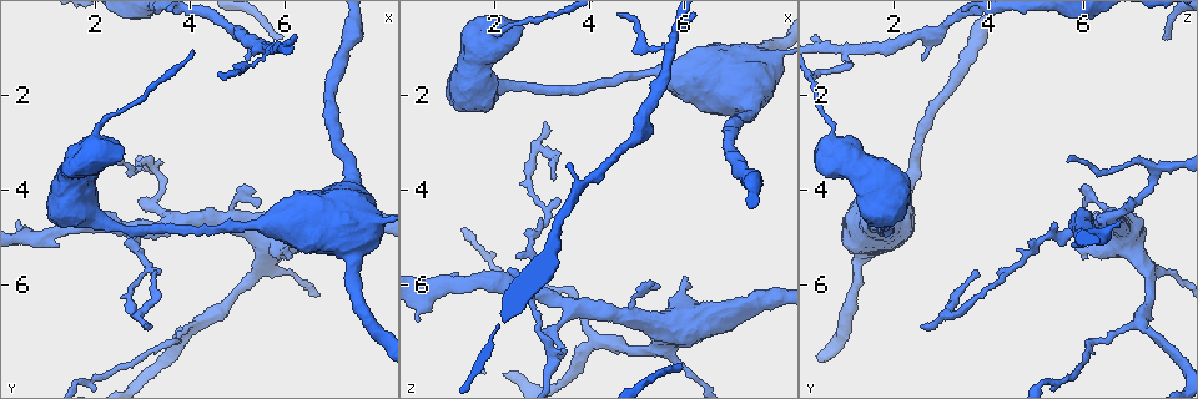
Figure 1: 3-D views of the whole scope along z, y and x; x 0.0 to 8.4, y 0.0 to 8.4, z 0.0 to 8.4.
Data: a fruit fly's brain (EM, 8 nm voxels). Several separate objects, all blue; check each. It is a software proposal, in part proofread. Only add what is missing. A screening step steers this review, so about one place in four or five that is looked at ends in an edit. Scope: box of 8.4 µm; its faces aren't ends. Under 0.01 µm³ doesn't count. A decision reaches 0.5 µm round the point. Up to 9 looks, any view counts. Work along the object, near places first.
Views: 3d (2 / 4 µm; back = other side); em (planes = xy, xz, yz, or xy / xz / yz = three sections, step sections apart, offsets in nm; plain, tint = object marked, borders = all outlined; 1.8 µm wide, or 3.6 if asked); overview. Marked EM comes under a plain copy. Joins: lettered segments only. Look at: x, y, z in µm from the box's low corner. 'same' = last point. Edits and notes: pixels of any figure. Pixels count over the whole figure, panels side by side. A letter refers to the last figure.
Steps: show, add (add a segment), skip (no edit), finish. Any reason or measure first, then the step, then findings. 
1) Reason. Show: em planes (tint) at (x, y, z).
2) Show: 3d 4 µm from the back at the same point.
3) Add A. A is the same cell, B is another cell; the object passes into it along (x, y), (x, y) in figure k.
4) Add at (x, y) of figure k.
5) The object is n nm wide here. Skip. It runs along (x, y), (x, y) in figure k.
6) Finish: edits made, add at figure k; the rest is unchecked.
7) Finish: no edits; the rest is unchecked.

Branch stops here. Show: em planes (borders) at (6.00, 5.20, 5.80).

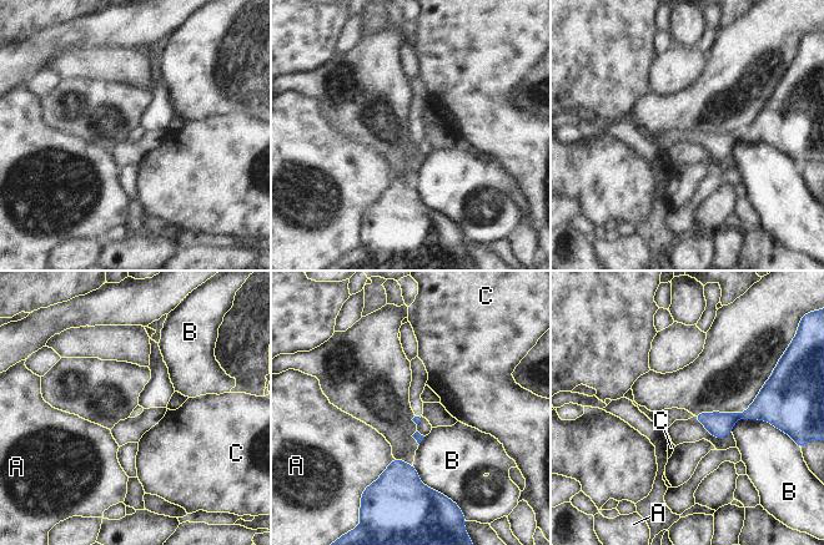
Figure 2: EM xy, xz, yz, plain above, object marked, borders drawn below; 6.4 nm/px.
Skip. A, B and C are other cells; a border runs along (393, 458), (388, 467), (367, 485) in figure 2; no lettered segment goes on from it.

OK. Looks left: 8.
Three-way junction. Show: 3d 2 µm at (4.20, 6.80, 7.25).

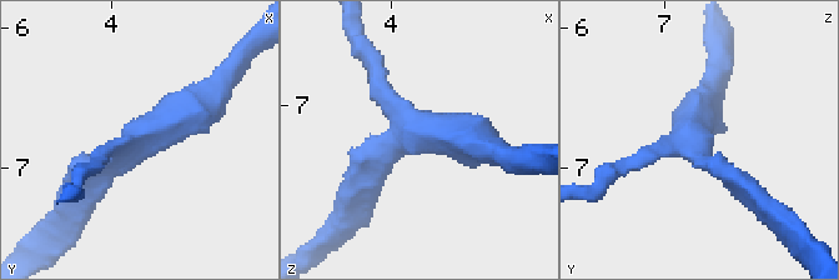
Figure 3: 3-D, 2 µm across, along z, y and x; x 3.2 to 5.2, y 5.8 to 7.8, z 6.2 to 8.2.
3 arms meet here. Show: em planes (tint) at (4.20, 6.80, 7.22).

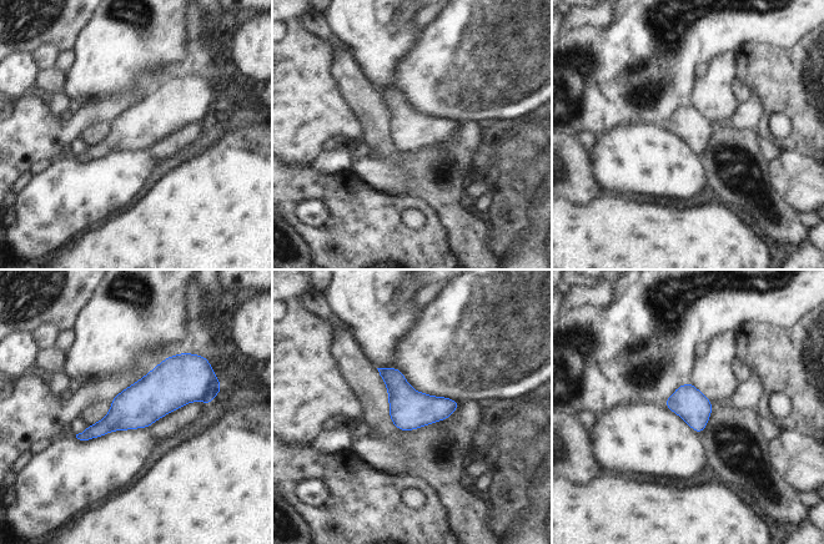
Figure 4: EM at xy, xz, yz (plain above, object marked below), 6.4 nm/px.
Show: em planes (borders) at the same point.

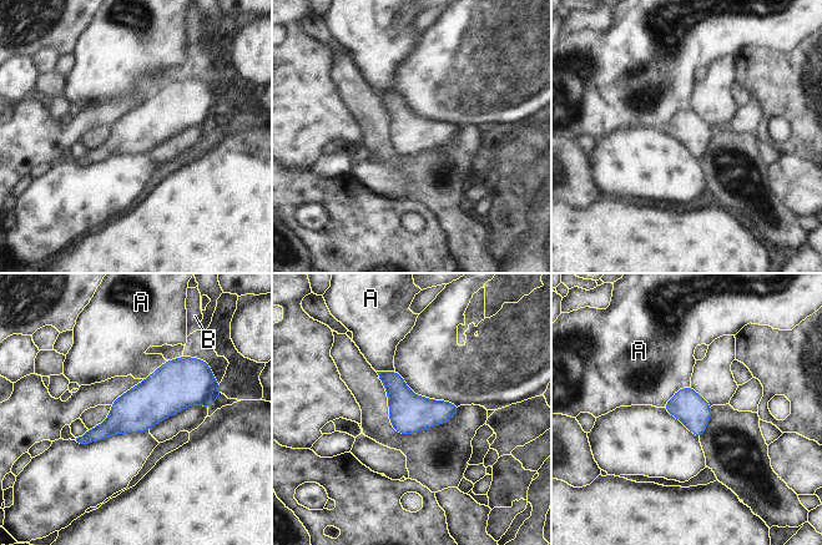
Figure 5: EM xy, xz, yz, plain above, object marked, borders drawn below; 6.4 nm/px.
Skip. A and B are other cells; it runs along (206, 399), (157, 397), (81, 439) in figure 5; no lettered segment goes on from it.

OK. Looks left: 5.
Free end. Show: em planes (tint) at (5.90, 0.80, 7.70).

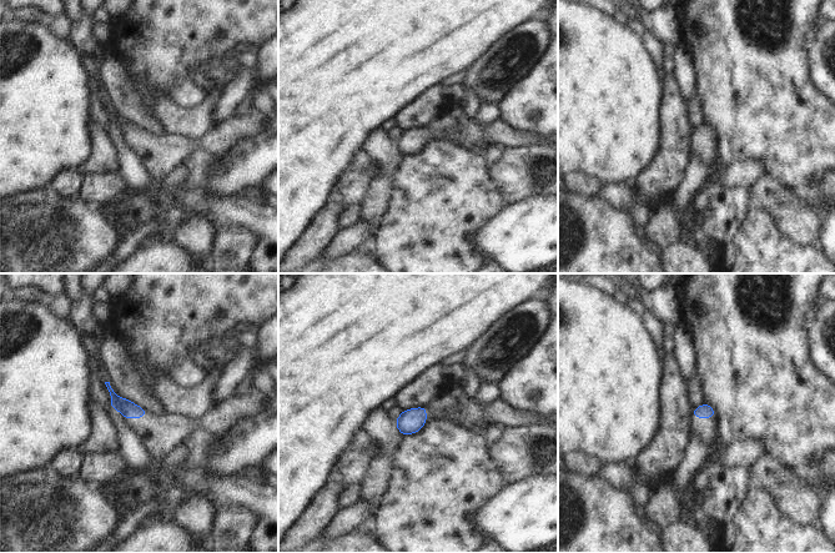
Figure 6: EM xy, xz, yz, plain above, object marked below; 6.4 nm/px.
Show: em planes (borders) at the same point.

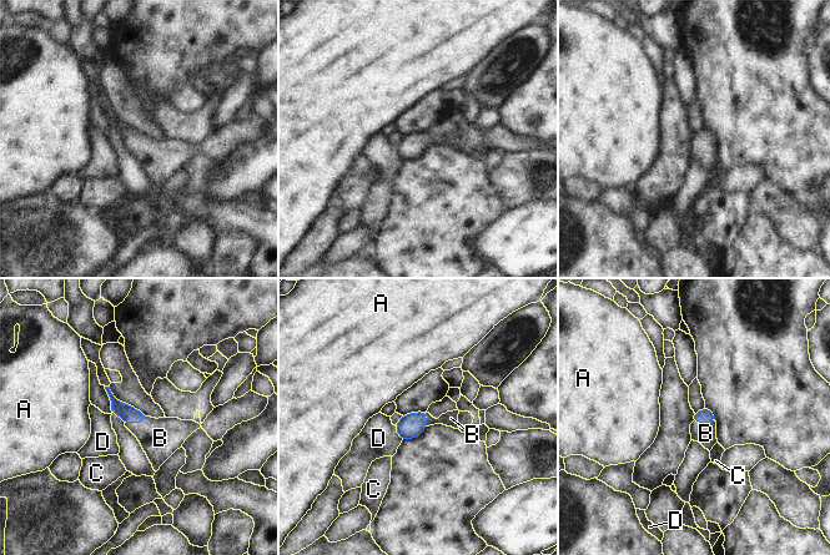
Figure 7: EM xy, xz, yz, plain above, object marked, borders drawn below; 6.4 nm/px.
The object is 100 nm wide here. Add B. B is the same cell, A, C and D are other cells; it goes on there.

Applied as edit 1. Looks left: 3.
Tapers out. Show: 3d 4 µm at (5.20, 1.30, 2.55).

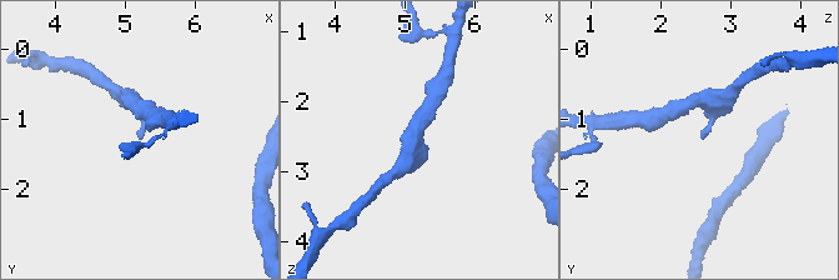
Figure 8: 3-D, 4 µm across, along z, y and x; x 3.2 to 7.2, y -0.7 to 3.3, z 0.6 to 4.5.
Need the tissue. Show: em planes (borders) at (5.20, 1.25, 2.55).

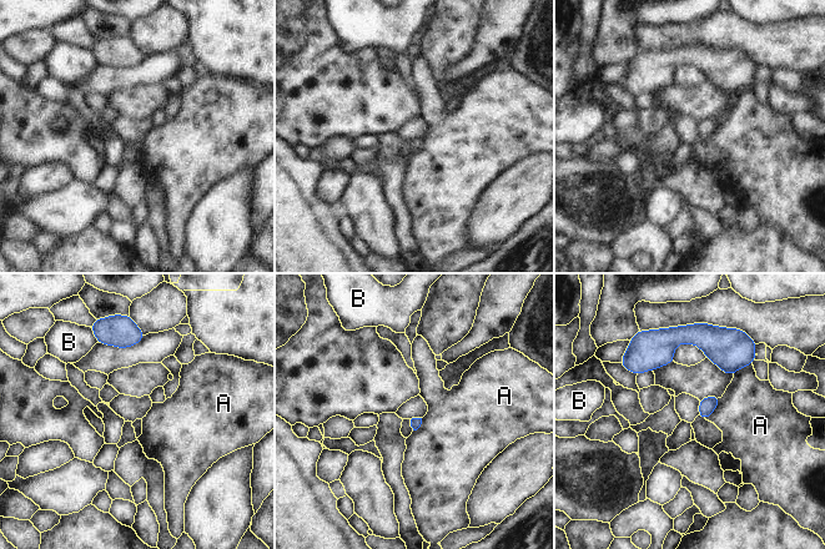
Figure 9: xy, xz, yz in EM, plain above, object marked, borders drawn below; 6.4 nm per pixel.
Skip. A and B are other cells; a border runs along (722, 397), (718, 406), (705, 419) in figure 9; none of them fits.

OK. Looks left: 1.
Finish: edits made, add at figure 7; the rest is unchecked.

